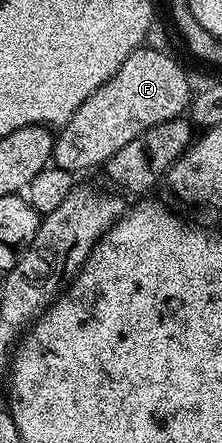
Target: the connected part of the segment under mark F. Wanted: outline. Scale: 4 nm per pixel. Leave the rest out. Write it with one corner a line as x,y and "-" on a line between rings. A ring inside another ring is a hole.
142,44
135,52
131,52
131,56
127,56
127,60
119,64
115,76
111,76
102,86
95,88
95,92
91,92
91,96
87,96
87,100
83,100
83,104
75,108
71,120
67,120
67,124
56,131
52,165
70,172
93,170
96,166
97,169
104,167
106,160
115,156
115,152
119,152
123,144
131,144
131,140
135,140
155,124
170,122
188,111
191,89
189,90
189,78
185,75
184,68
171,55
149,45

